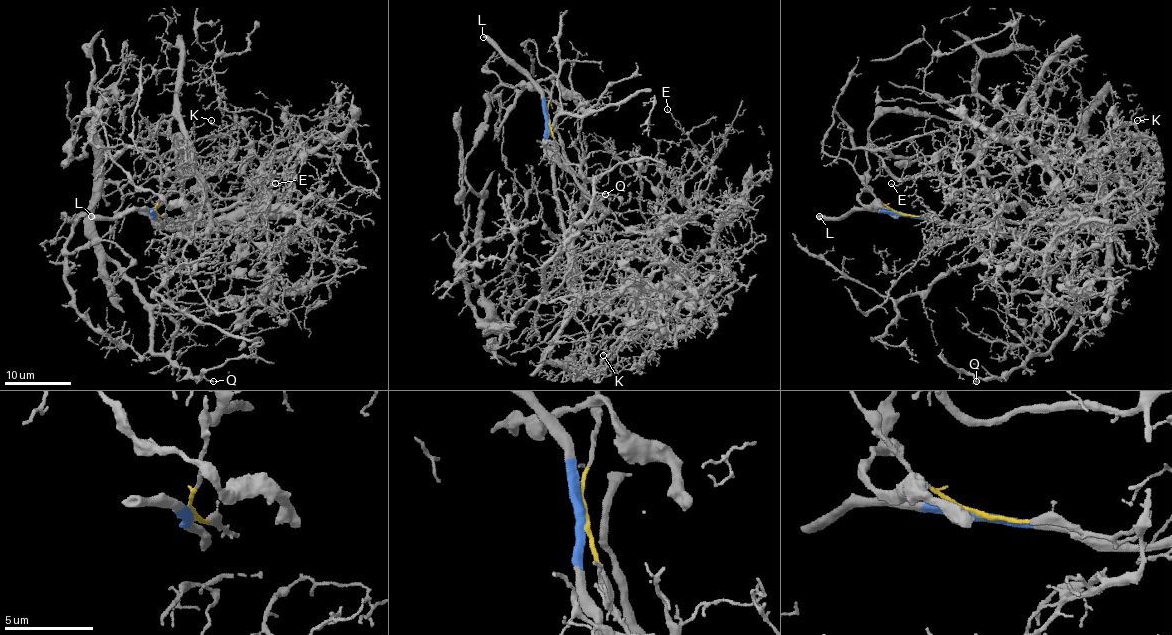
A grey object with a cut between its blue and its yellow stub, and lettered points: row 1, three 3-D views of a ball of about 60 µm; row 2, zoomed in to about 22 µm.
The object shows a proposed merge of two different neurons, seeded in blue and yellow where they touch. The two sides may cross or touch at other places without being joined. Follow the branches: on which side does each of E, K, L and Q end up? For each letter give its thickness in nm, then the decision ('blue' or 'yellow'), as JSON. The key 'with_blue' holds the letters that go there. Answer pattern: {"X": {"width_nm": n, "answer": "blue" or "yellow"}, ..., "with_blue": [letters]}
{"E": {"width_nm": 120, "answer": "blue"}, "K": {"width_nm": 180, "answer": "blue"}, "L": {"width_nm": 480, "answer": "blue"}, "Q": {"width_nm": 200, "answer": "yellow"}, "with_blue": ["E", "K", "L"]}

